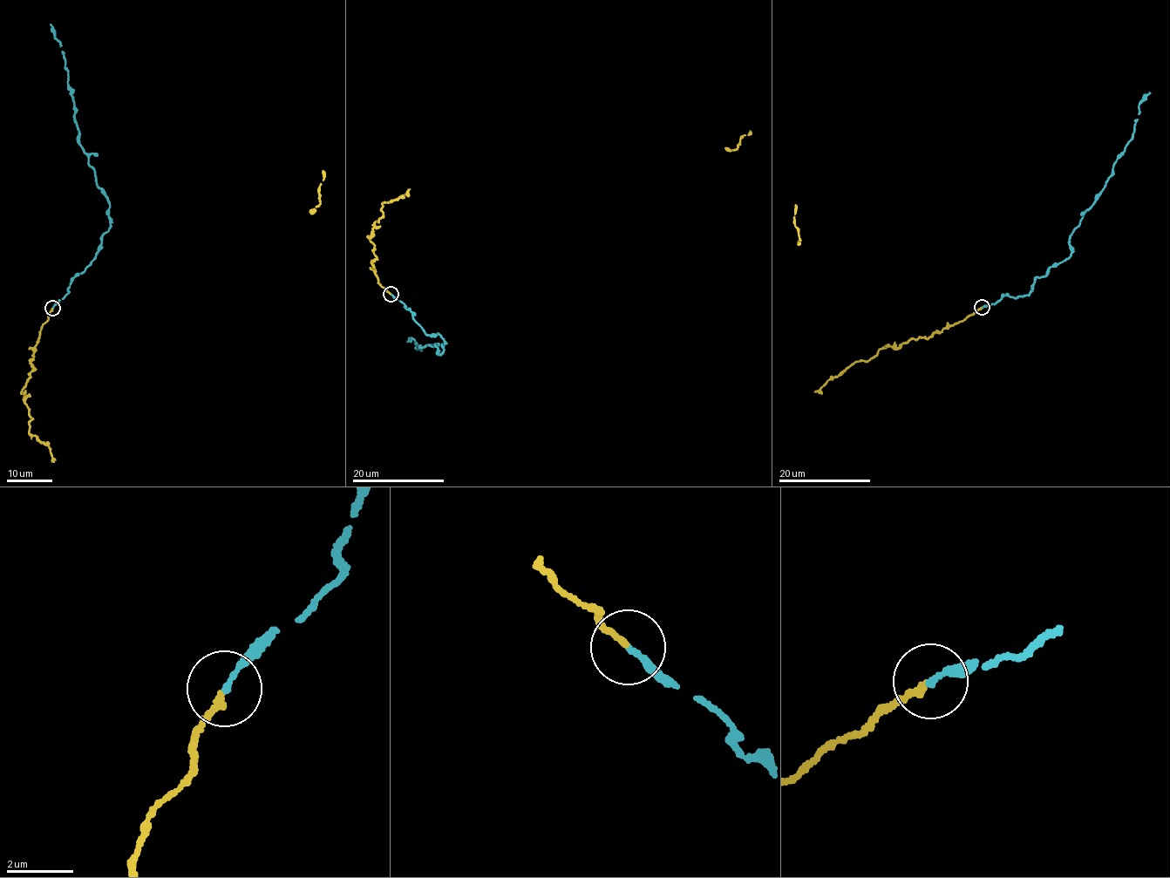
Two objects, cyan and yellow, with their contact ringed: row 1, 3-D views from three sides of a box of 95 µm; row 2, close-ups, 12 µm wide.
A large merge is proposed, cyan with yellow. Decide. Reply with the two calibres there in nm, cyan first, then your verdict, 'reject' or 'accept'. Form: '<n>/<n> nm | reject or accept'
150/180 nm | accept

